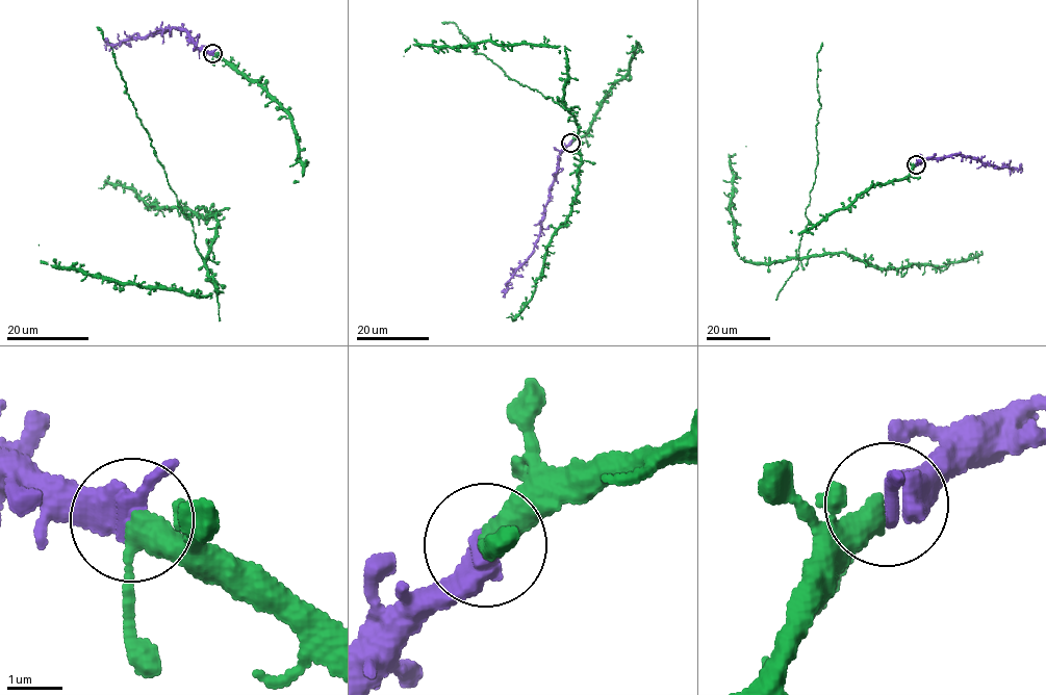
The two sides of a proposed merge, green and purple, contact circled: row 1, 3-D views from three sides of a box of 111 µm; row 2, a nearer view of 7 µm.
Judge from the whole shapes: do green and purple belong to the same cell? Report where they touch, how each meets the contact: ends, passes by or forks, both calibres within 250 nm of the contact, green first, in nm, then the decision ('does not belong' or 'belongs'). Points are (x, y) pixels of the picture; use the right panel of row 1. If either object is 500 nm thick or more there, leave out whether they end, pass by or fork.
at (916, 164); green passes by; purple passes by; 360 nm thick on the green side, 240 nm on the other; belongs

